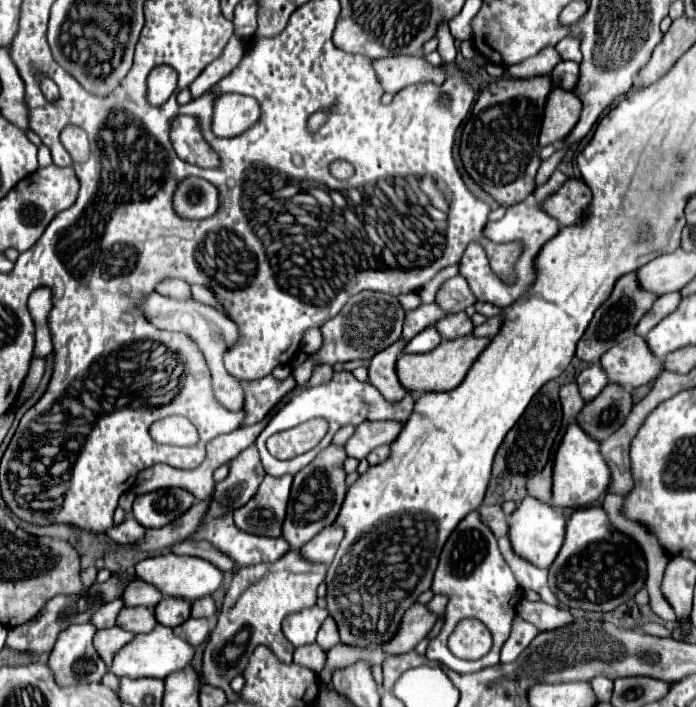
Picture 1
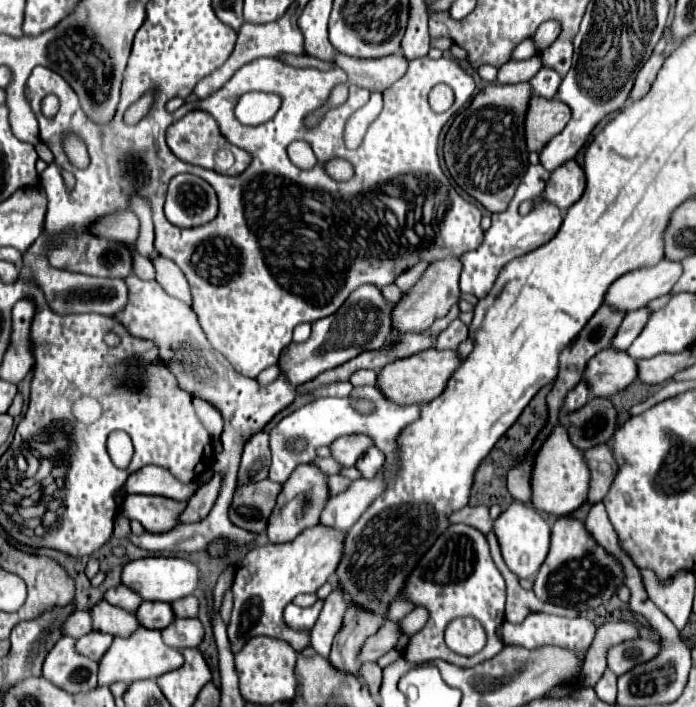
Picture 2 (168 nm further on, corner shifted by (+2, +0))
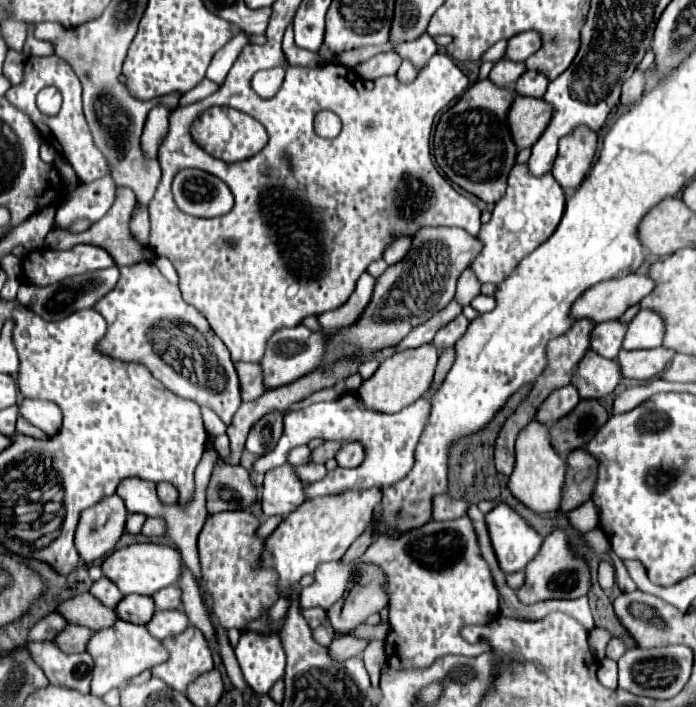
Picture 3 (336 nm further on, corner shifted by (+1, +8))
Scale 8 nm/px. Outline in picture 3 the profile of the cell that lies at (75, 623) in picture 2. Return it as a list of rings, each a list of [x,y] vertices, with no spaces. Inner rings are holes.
[[[48,614],[44,616],[42,620],[38,620],[30,632],[28,632],[28,640],[34,642],[34,640],[54,640],[54,636],[66,626],[68,622],[60,616],[60,614]]]

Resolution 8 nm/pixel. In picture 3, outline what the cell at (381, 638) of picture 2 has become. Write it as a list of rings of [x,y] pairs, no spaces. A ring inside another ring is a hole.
[[[338,636],[338,638],[334,638],[330,642],[328,650],[330,650],[330,654],[334,654],[334,658],[338,658],[340,662],[344,662],[344,660],[348,660],[352,656],[362,656],[366,644],[368,642],[358,640],[354,636]]]

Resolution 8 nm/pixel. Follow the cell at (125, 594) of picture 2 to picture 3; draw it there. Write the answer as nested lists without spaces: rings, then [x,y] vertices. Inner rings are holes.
[[[100,578],[98,582],[94,582],[90,588],[90,594],[94,594],[94,598],[98,598],[104,606],[110,606],[110,608],[114,608],[124,598],[116,588],[116,584],[110,582],[108,578]]]

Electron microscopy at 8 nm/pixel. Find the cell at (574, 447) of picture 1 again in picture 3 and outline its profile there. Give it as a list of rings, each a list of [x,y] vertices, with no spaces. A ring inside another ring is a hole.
[[[530,422],[530,426],[526,426],[526,430],[522,430],[522,434],[518,434],[516,438],[516,466],[514,474],[510,474],[508,478],[510,494],[532,512],[542,514],[558,510],[564,474],[566,474],[566,460],[560,454],[556,454],[556,450],[550,446],[548,428],[544,424]]]

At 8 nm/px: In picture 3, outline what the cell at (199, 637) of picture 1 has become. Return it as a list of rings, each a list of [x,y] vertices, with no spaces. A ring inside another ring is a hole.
[[[158,610],[154,614],[154,618],[146,624],[150,634],[154,634],[154,638],[158,638],[158,640],[176,636],[176,634],[184,632],[186,626],[188,626],[188,618],[182,610]]]

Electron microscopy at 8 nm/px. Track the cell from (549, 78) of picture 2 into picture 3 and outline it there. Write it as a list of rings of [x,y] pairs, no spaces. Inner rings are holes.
[[[526,70],[514,84],[514,92],[518,96],[530,96],[530,98],[542,98],[546,92],[548,80],[540,72]]]

